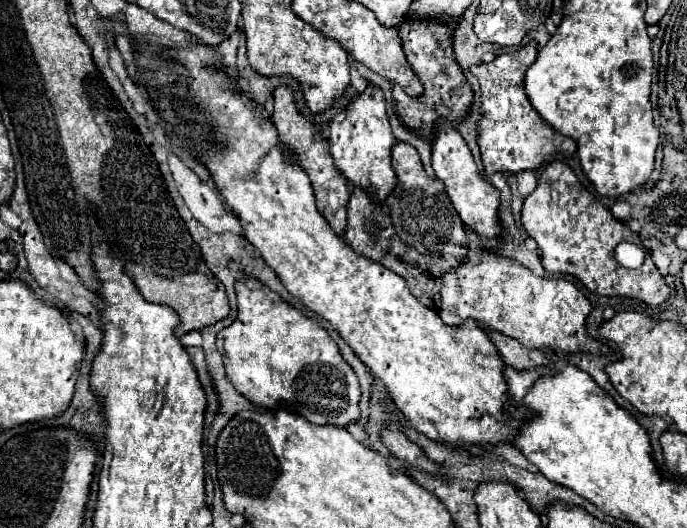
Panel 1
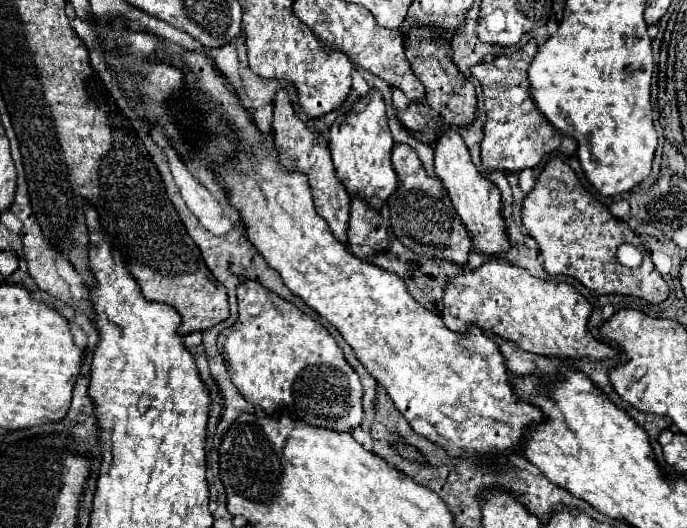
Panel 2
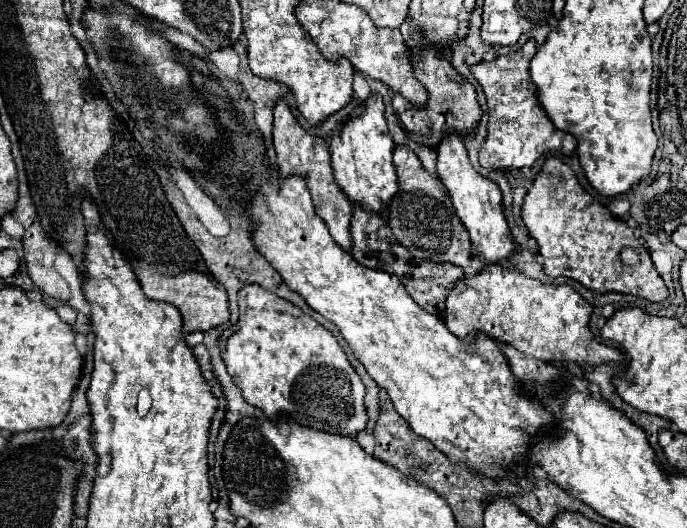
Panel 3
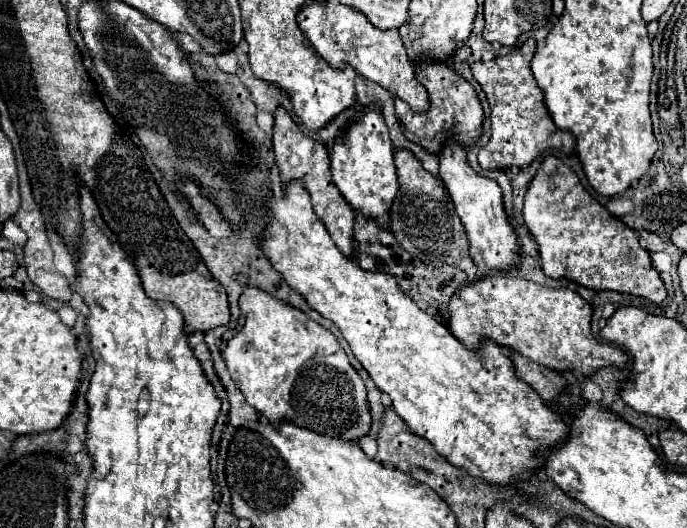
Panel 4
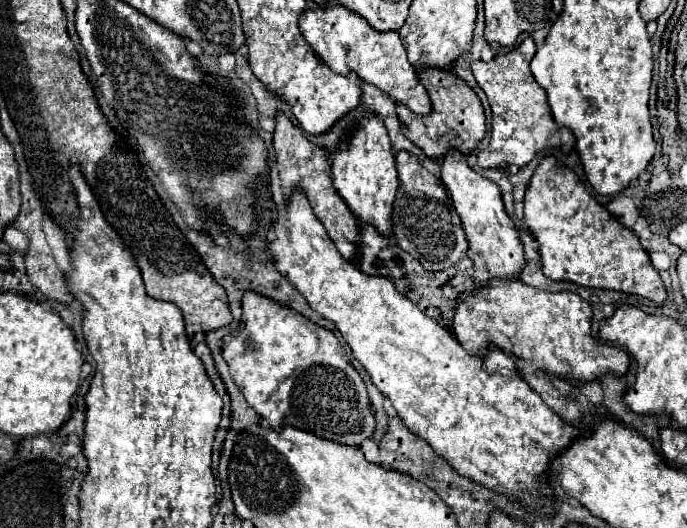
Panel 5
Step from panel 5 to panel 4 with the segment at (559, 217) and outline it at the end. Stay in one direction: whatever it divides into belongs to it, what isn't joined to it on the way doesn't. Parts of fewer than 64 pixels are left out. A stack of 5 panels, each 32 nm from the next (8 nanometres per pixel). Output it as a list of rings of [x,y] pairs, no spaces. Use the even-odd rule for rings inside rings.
[[[546,156],[540,164],[536,176],[532,178],[528,192],[524,196],[524,224],[538,242],[542,270],[550,278],[574,280],[580,286],[592,290],[616,290],[634,296],[648,298],[650,302],[660,304],[666,298],[666,288],[656,268],[652,266],[650,254],[638,244],[638,236],[632,228],[624,226],[616,216],[612,216],[602,204],[598,204],[580,184],[578,176],[556,156]]]

